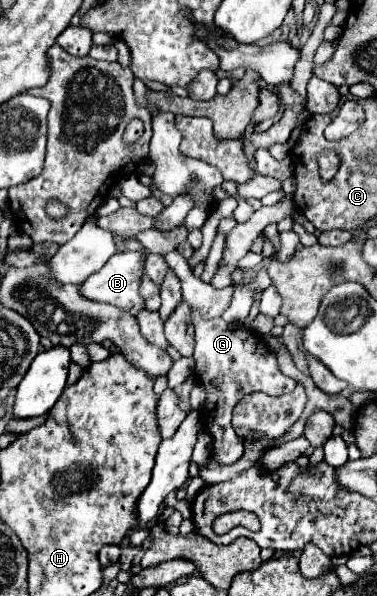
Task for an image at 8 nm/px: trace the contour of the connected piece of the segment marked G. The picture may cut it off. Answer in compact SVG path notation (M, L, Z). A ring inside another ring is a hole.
M192 312L192 324L196 330L194 376L196 382L202 384L206 390L206 402L200 408L200 414L206 430L212 436L212 458L216 458L220 464L234 464L236 460L242 458L240 456L242 452L236 450L238 436L234 434L234 428L230 424L236 402L242 396L258 390L270 396L280 396L292 392L296 382L280 372L276 354L268 348L264 338L248 330L244 324L228 324L224 320L204 320L198 318L196 312Z

